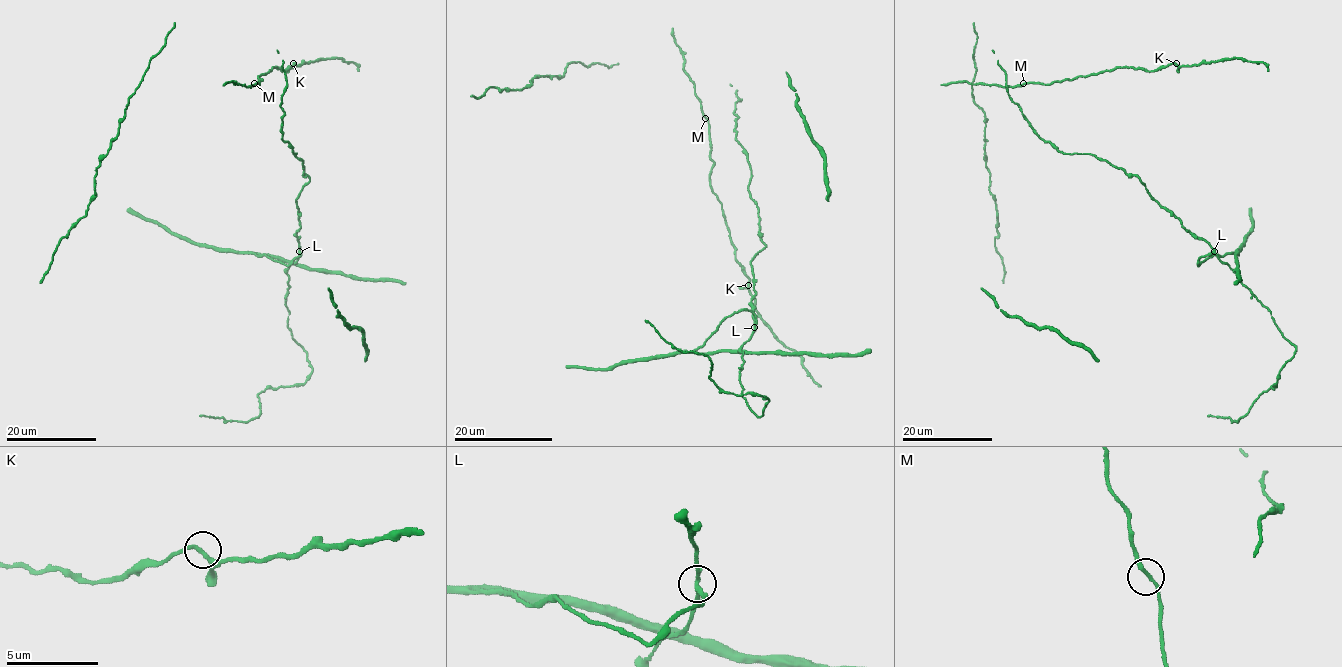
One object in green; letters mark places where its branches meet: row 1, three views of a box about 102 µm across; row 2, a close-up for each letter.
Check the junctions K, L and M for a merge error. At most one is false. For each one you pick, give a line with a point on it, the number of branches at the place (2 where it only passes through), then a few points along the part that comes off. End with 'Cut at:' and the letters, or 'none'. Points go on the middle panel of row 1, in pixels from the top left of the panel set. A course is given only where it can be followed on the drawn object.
L: at (754, 327); 3 branches meet; foreign part runs (754, 327), (755, 316), (750, 311), (739, 310), (726, 317), (695, 350), (862, 354), (871, 349)
Cut at: L

